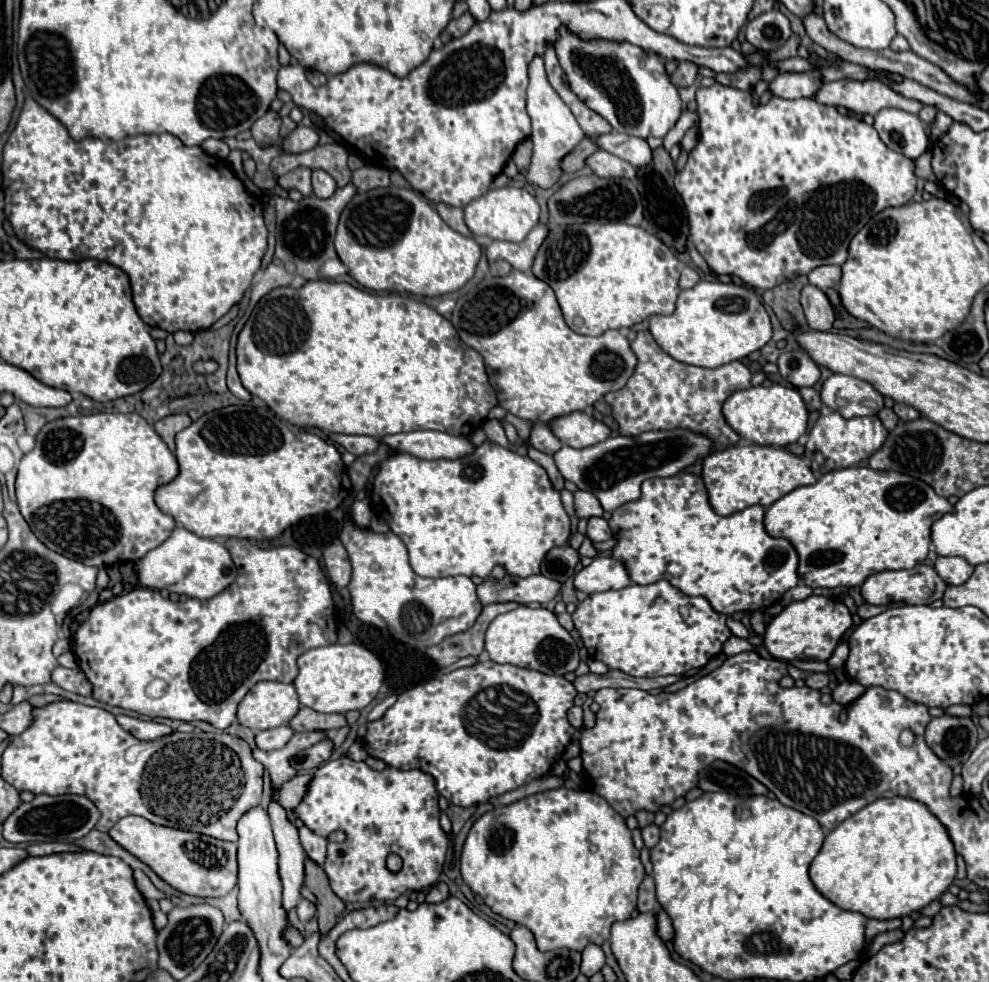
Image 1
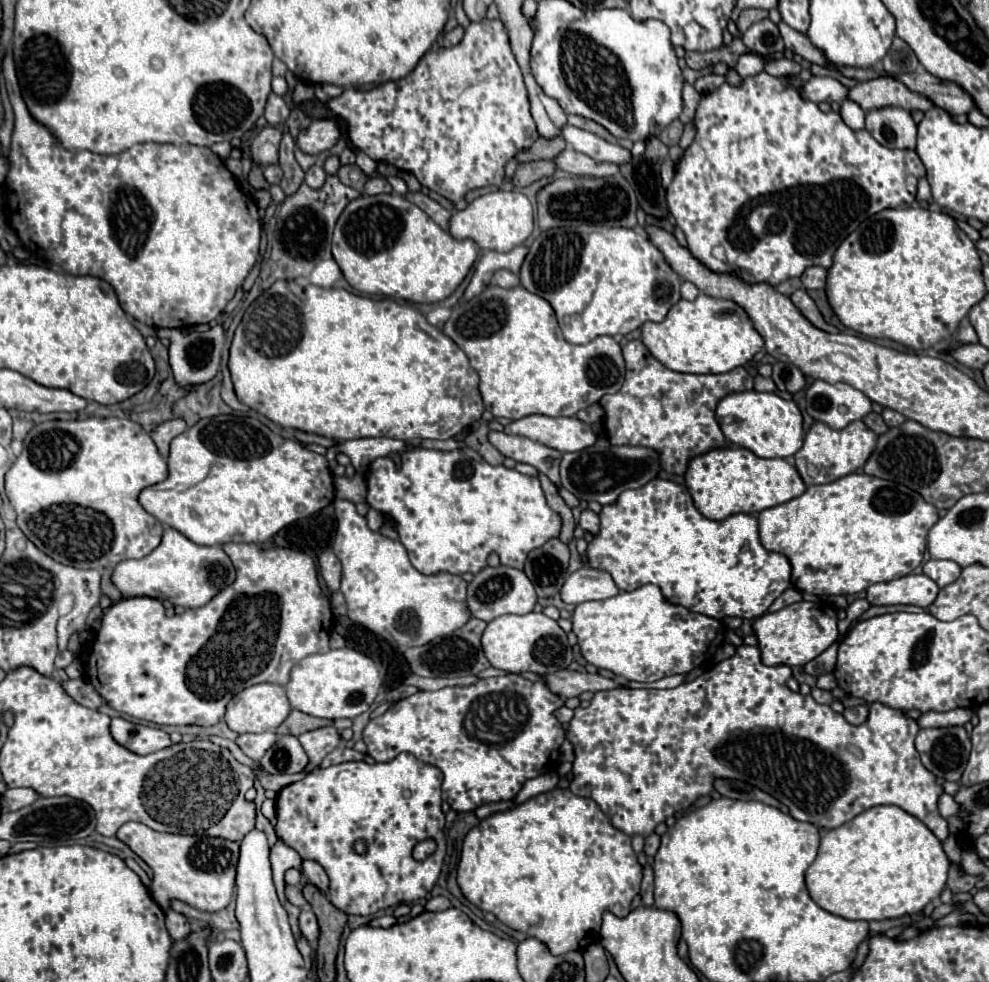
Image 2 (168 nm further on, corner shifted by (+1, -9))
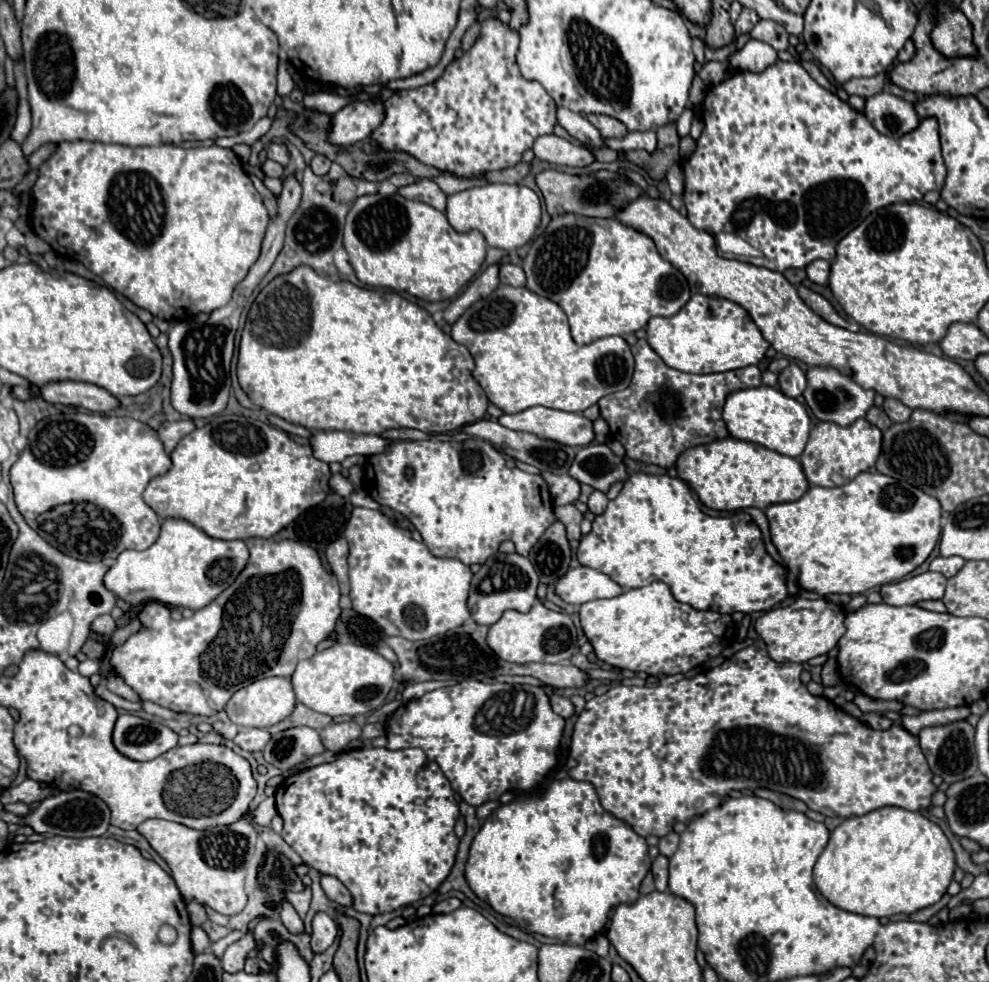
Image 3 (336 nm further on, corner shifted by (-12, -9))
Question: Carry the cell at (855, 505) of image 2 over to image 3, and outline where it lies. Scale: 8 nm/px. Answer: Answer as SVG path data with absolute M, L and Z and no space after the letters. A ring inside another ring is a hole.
M864 471L842 487L812 485L798 501L766 507L770 537L788 571L798 585L818 595L858 595L884 583L900 581L926 561L940 539L940 503L910 483L892 479L878 471Z

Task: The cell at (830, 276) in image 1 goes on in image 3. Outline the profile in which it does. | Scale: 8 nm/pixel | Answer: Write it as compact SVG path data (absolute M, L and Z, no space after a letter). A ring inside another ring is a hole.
M824 259L812 261L812 263L806 267L806 275L808 275L810 281L822 285L822 283L828 281L828 275L830 275L830 263L824 261Z

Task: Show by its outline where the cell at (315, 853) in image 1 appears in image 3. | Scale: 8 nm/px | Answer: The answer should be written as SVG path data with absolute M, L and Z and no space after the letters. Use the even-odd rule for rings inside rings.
M322 875L322 889L326 893L326 897L342 907L350 907L352 905L352 895L350 891L336 879L330 875Z

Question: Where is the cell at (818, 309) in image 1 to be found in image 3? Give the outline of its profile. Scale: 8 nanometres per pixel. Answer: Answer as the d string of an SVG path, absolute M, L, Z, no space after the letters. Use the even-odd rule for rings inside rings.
M798 287L798 295L800 295L802 301L804 301L814 313L818 313L824 321L828 321L828 323L832 323L832 325L836 325L836 327L844 327L844 329L848 329L848 331L860 331L860 325L858 325L858 323L850 323L850 321L846 321L844 317L840 317L840 315L834 311L834 307L832 307L822 295L818 295L818 293L814 293L814 291L806 289L806 287Z

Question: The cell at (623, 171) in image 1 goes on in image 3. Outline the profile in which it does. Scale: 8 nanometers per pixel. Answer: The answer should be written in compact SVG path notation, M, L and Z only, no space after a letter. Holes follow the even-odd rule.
M554 133L542 135L532 145L532 151L538 159L554 163L554 165L568 165L568 167L584 167L594 161L594 155L580 145L574 145Z

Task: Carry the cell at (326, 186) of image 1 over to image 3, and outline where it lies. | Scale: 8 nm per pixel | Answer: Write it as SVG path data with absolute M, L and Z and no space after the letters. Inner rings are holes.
M314 155L314 159L310 161L310 167L312 167L312 171L316 173L316 175L326 175L328 173L328 169L330 169L330 159L326 159L324 155Z

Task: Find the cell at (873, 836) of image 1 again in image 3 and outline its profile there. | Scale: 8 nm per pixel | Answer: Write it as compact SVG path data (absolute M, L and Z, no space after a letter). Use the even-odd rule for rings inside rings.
M882 807L860 817L844 819L832 833L826 849L814 865L816 889L836 907L870 917L910 915L940 901L954 875L954 851L944 831L922 813L900 807Z

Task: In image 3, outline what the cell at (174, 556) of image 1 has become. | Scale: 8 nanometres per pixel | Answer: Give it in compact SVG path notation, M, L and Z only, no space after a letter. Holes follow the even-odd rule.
M164 519L156 543L144 551L122 551L116 563L104 575L104 587L130 605L146 605L150 601L168 607L202 609L214 601L248 563L248 547L244 541L224 541L208 537L202 529L186 519Z

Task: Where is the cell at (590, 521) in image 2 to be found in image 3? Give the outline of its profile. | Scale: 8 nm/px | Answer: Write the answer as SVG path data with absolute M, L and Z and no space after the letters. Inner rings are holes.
M592 491L592 495L590 495L590 499L588 499L586 505L588 505L588 509L590 509L594 515L600 515L600 513L604 513L606 503L608 503L606 493L602 493L602 491Z

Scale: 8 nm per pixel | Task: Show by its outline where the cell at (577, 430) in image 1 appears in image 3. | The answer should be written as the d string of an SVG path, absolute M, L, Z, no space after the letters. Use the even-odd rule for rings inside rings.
M528 407L520 413L500 415L498 423L514 429L514 431L528 431L542 439L552 439L562 445L570 447L584 447L594 439L592 421L578 413L548 409L548 407Z

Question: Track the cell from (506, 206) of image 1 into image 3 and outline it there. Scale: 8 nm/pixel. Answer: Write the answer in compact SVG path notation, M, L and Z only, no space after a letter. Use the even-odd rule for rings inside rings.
M486 183L480 187L470 187L448 195L446 199L446 217L456 231L478 229L490 247L504 251L514 251L526 245L534 231L540 225L540 199L538 195L524 185L506 185L506 183Z

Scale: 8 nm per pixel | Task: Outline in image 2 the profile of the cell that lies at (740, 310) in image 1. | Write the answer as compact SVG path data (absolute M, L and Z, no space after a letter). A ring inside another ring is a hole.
M705 293L695 301L675 303L661 323L647 321L641 327L641 339L655 359L679 373L727 373L751 361L765 343L741 305Z

